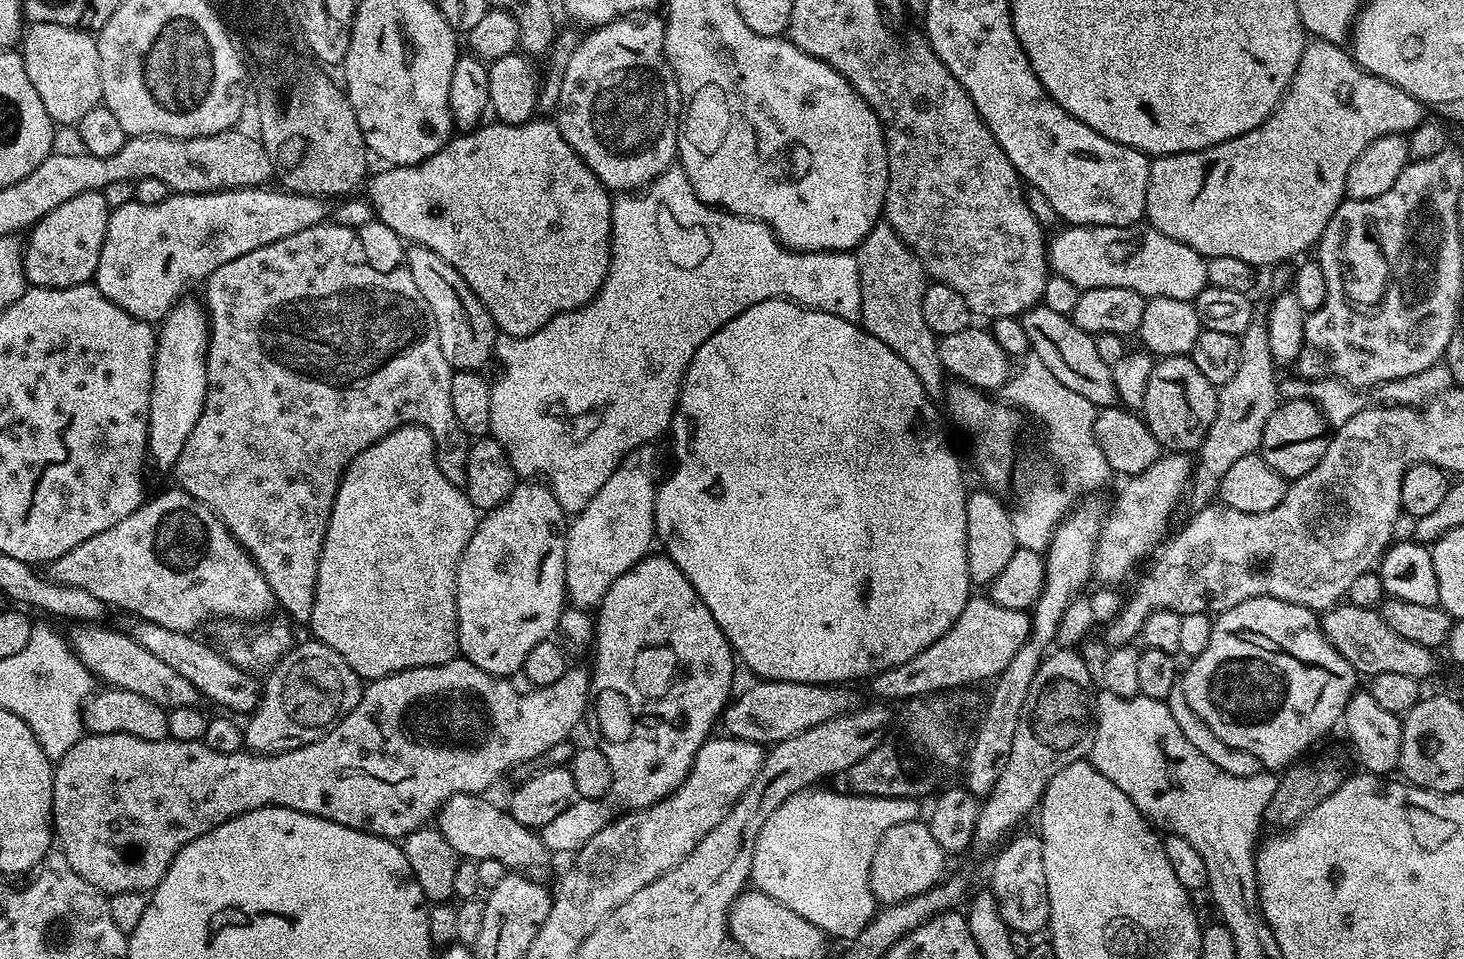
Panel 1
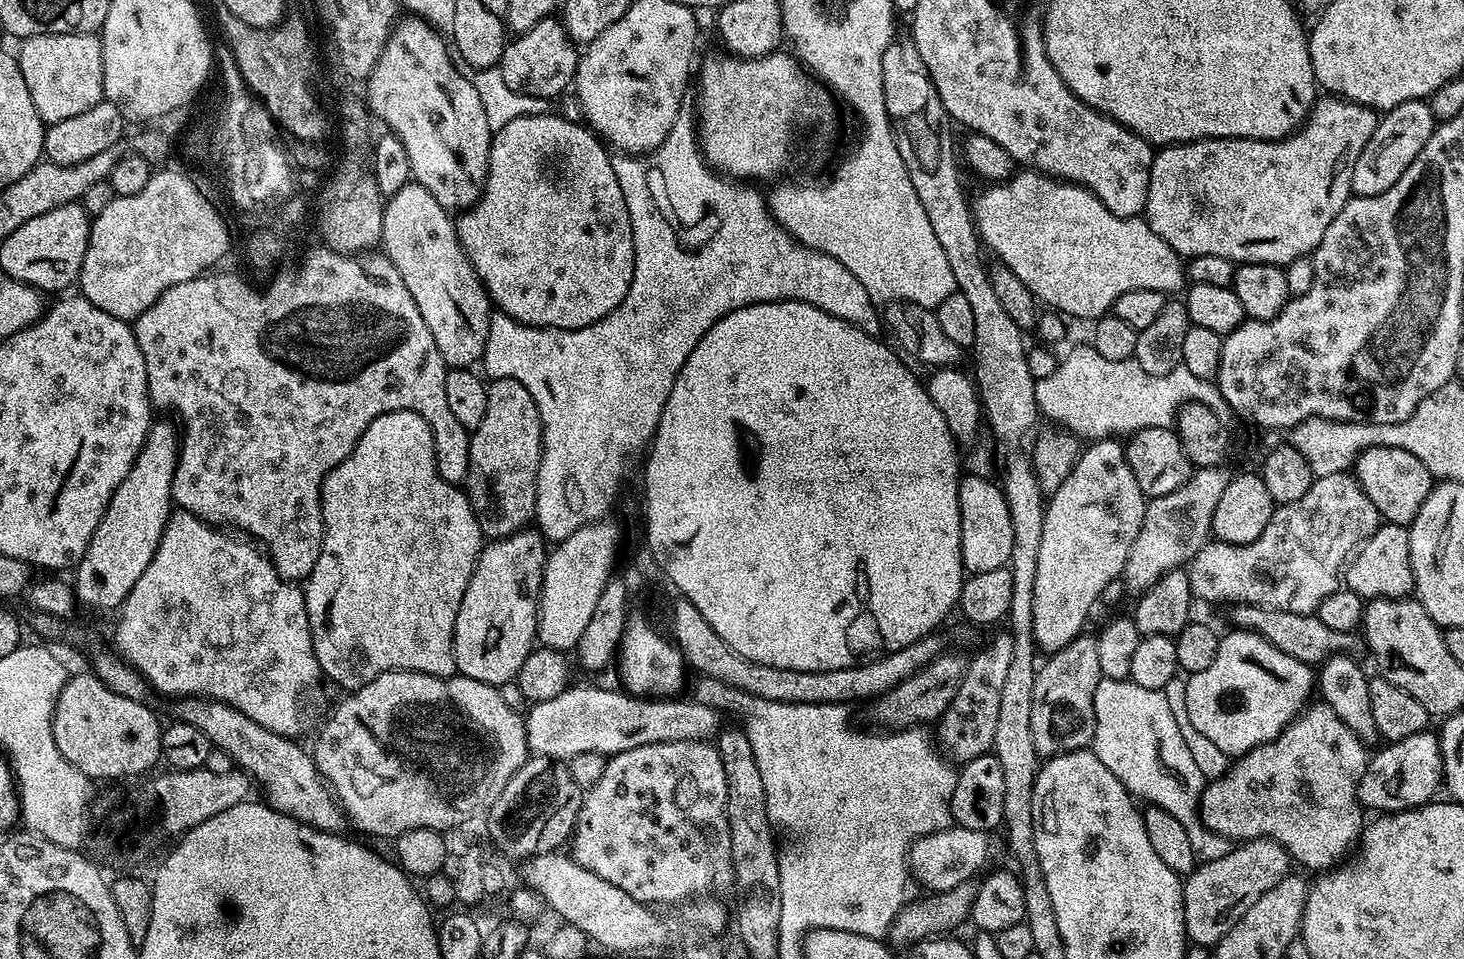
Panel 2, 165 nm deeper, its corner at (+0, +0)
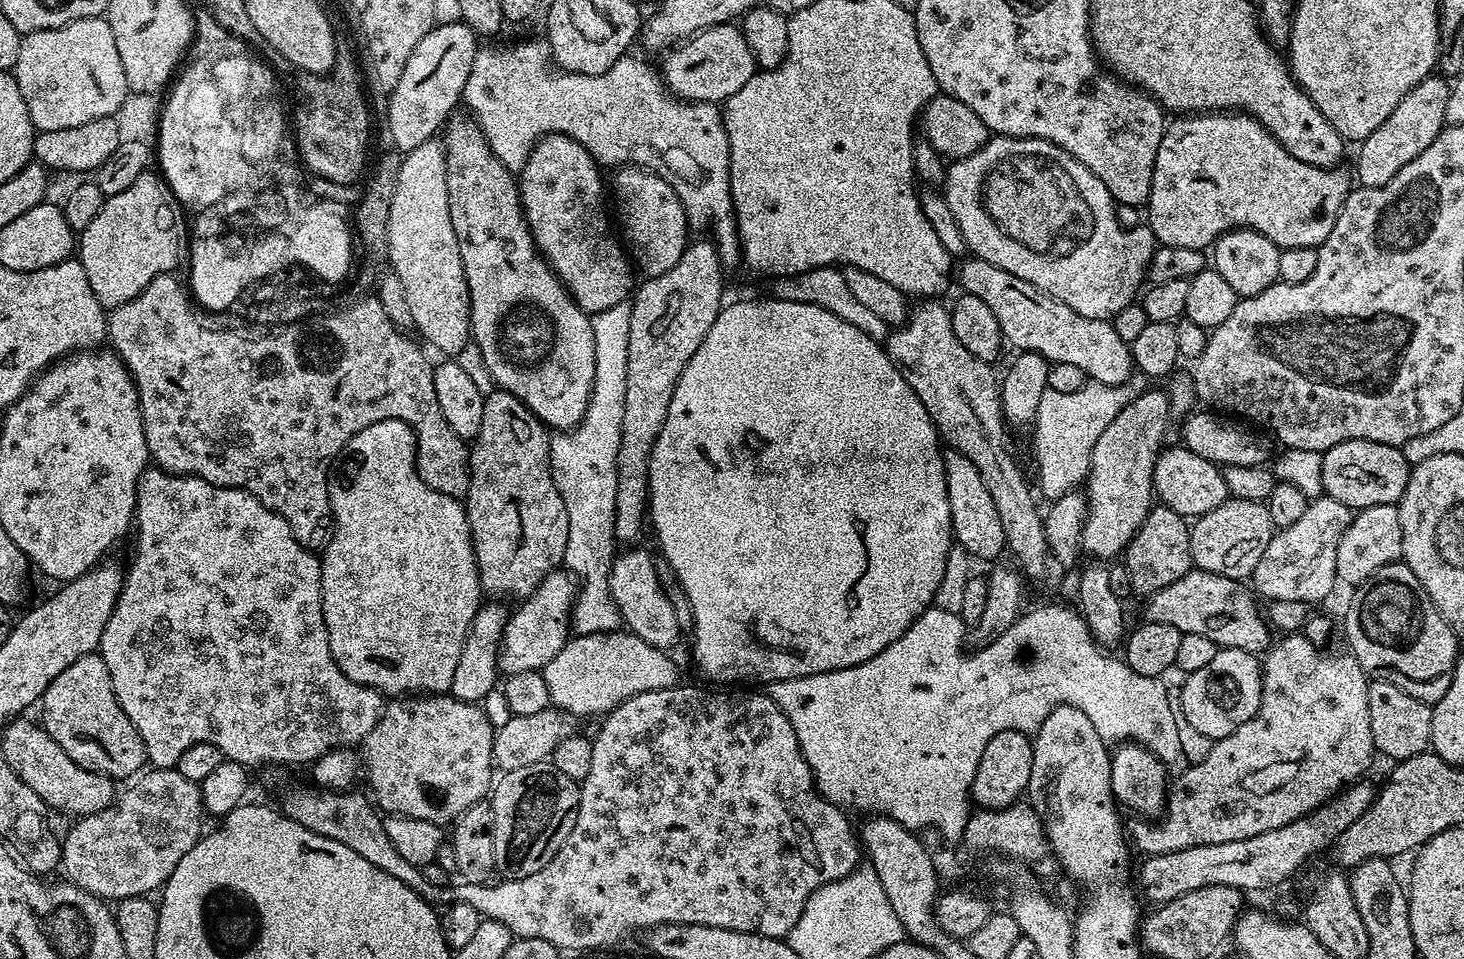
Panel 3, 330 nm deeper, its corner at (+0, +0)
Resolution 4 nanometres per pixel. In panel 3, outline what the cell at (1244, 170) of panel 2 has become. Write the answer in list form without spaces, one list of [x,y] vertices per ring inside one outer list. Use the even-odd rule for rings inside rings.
[[[1243,112],[1184,114],[1167,125],[1154,158],[1154,178],[1146,211],[1147,227],[1166,246],[1190,246],[1208,250],[1223,232],[1249,228],[1286,248],[1319,248],[1334,230],[1334,222],[1350,191],[1343,167],[1319,168],[1298,162],[1270,133]]]

